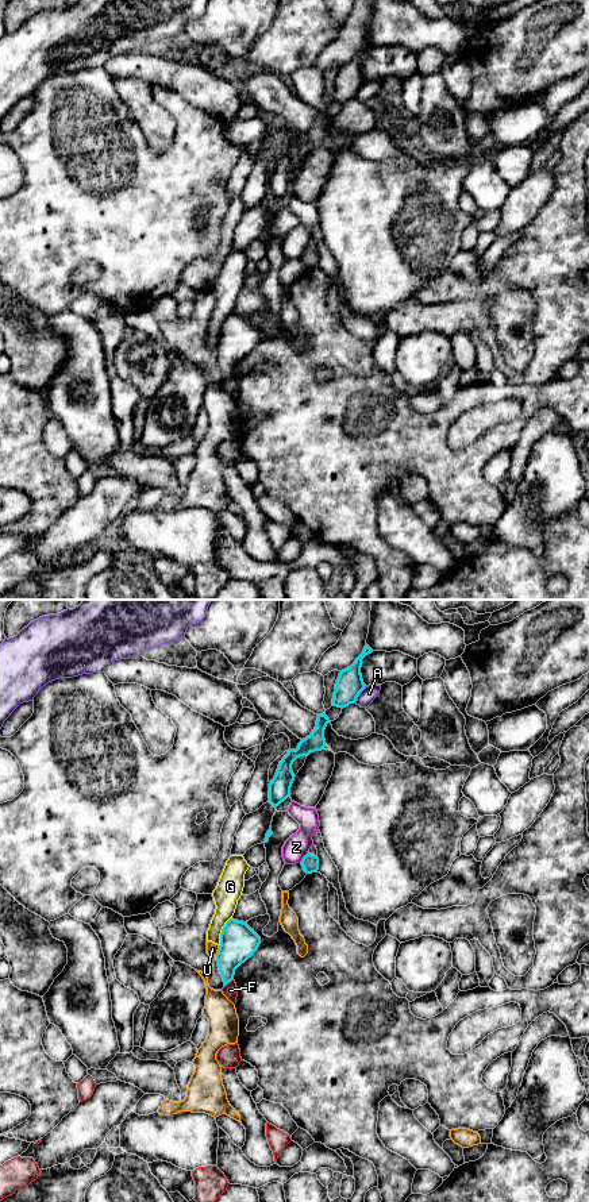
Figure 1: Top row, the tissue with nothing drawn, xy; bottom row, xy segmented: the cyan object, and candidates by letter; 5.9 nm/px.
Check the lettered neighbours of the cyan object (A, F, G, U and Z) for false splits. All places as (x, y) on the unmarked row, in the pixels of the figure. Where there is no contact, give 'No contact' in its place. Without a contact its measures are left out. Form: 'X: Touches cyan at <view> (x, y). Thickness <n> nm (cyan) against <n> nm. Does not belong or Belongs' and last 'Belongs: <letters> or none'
A: Touches cyan at xy (360, 87). Thickness 160 nm (cyan) against 90 nm. Does not belong
F: Touches cyan at xy (228, 376). Thickness 220 nm (cyan) against 90 nm. Does not belong
G: Touches cyan at xy (222, 327). Thickness 220 nm (cyan) against 150 nm. Does not belong
U: Touches cyan at xy (218, 346). Thickness 220 nm (cyan) against 70 nm. Does not belong
Z: Touches cyan at xy (303, 253). Thickness 100 nm (cyan) against 150 nm. Does not belong
Belongs: none

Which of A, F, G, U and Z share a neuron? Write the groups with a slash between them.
A / F / G U Z

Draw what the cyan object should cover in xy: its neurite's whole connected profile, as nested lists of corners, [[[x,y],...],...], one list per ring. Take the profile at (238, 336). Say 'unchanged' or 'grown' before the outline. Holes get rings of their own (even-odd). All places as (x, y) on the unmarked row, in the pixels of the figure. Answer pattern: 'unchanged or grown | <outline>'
unchanged | [[[230,313],[226,317],[216,348],[224,381],[234,374],[235,365],[254,350],[259,339],[261,332],[247,320],[247,316]]]

